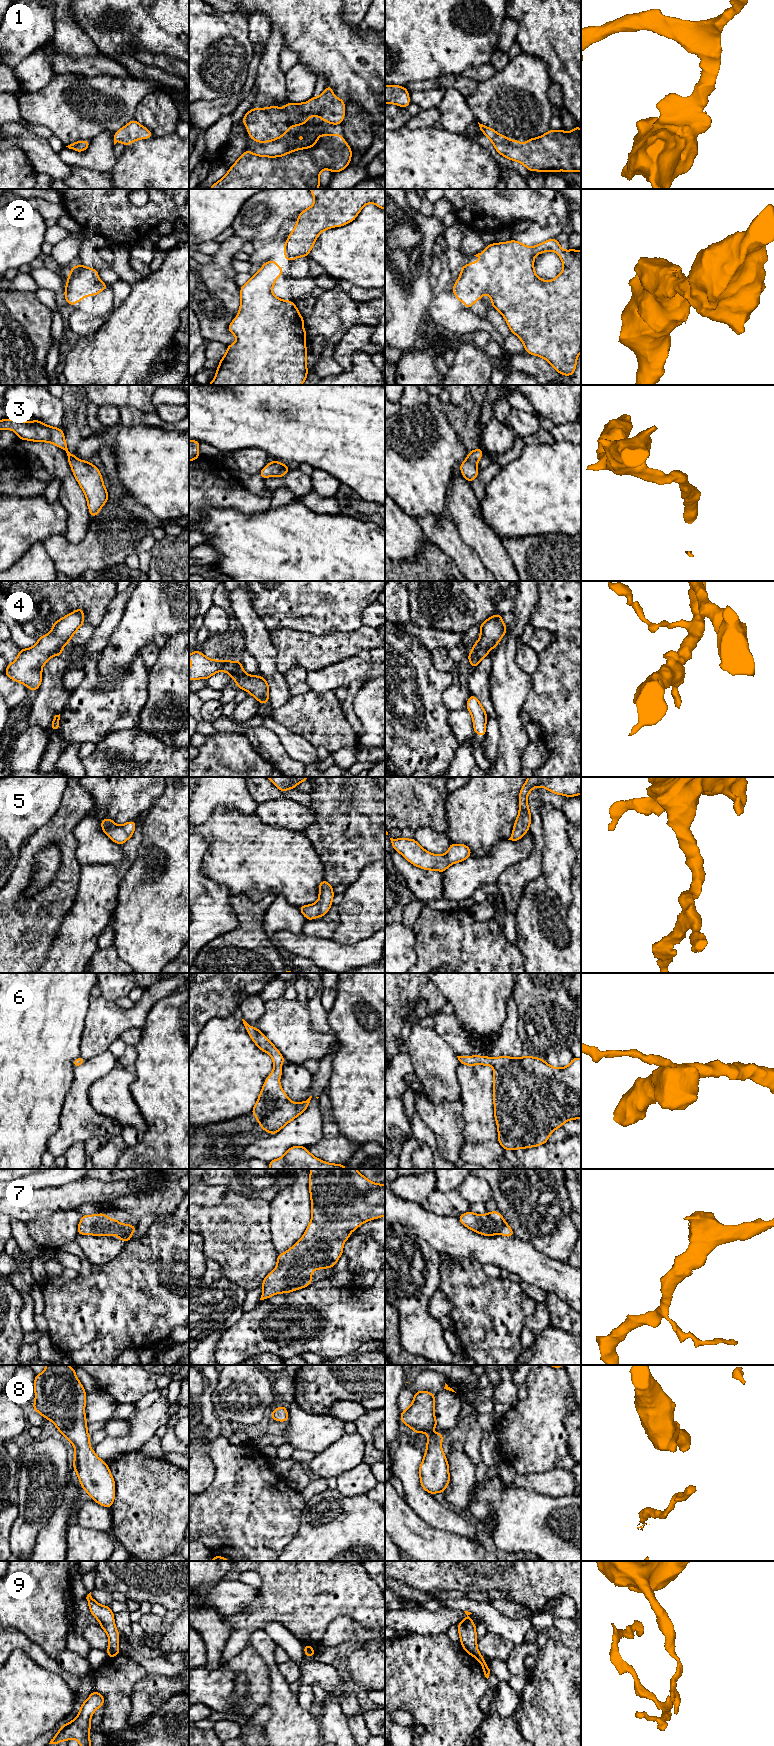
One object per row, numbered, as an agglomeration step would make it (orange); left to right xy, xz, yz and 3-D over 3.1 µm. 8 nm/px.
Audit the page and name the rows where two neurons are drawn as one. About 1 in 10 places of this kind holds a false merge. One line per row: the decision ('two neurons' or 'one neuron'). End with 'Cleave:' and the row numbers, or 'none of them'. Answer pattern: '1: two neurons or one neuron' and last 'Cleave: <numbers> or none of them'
1: one neuron
2: one neuron
3: one neuron
4: one neuron
5: one neuron
6: one neuron
7: one neuron
8: one neuron
9: two neurons
Cleave: 9

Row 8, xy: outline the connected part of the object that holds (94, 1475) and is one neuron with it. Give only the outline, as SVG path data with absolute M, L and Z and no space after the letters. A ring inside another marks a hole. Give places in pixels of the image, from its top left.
M46 1365L45 1370L35 1375L35 1403L31 1407L45 1419L51 1420L62 1436L75 1448L73 1468L82 1488L98 1504L111 1508L115 1499L115 1481L106 1462L97 1457L90 1447L85 1417L86 1392L75 1374L75 1368L67 1365Z

